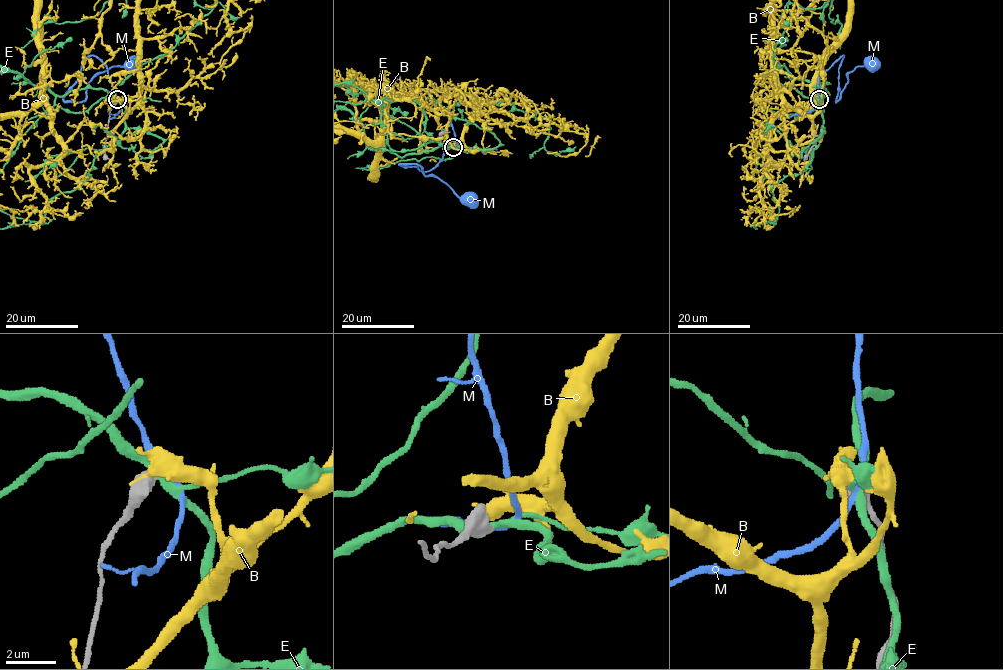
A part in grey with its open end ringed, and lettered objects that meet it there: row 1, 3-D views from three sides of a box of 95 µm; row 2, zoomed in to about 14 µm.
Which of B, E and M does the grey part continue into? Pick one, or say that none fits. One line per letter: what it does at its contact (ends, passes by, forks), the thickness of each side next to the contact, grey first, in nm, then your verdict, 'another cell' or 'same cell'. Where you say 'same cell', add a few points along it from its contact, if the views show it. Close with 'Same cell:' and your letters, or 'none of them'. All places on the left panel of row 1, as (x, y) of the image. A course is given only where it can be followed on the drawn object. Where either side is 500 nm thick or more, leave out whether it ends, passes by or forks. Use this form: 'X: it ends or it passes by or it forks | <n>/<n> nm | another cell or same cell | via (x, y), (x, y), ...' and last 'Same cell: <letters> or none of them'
B: 750/220 nm | another cell
E: 600/320 nm | another cell
M: it passes by | 440/280 nm | another cell
Same cell: none of them

